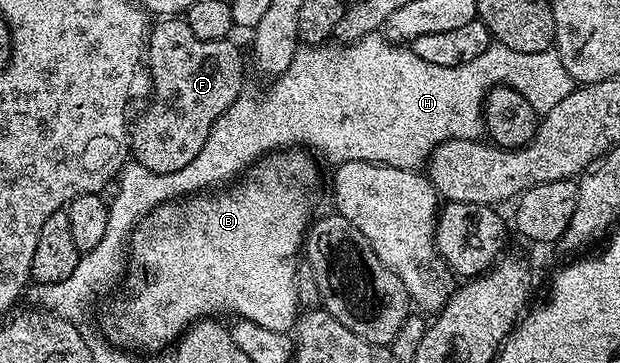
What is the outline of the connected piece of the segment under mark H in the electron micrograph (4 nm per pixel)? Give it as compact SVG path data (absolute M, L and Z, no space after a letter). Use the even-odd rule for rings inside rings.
M382 34L365 36L354 44L330 47L299 47L288 70L284 70L284 74L277 76L271 83L274 85L267 90L266 96L259 100L249 94L239 96L235 104L228 106L228 110L224 110L224 114L216 118L216 122L212 122L208 142L204 142L200 154L196 154L196 158L192 158L192 162L188 162L184 170L176 170L172 174L156 174L137 162L127 163L123 167L116 180L118 193L115 194L114 201L111 199L108 204L108 234L104 234L106 284L113 289L116 281L123 275L124 253L128 248L130 233L152 209L187 194L217 189L223 182L233 181L239 174L245 173L255 160L279 146L313 150L319 157L322 155L330 166L359 160L396 166L400 170L418 170L429 161L430 155L441 144L447 144L449 140L477 140L483 135L482 103L494 88L505 86L519 92L528 106L532 106L532 110L539 114L552 110L556 102L564 102L564 98L568 98L572 90L568 70L564 70L564 62L560 62L557 51L554 50L520 54L520 50L508 50L508 46L494 42L488 50L484 50L484 54L472 58L472 62L464 62L460 66L432 66L432 62L424 62L424 58L416 55L413 47L391 44Z

